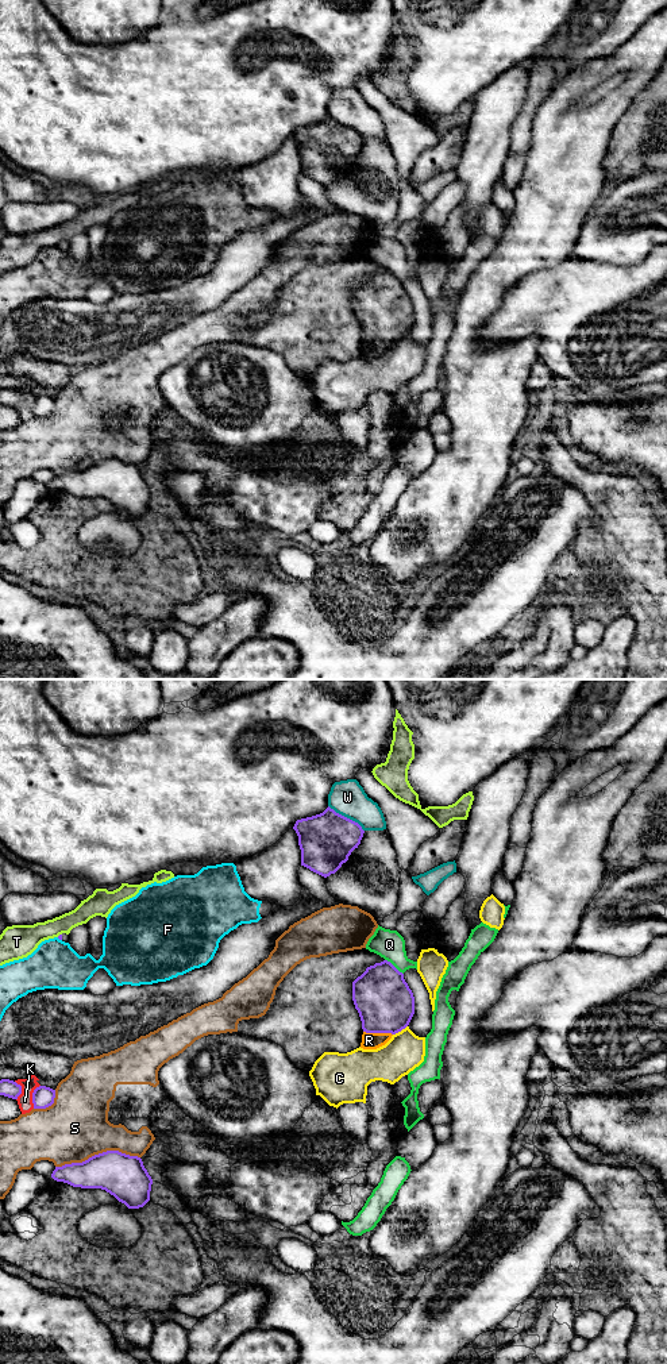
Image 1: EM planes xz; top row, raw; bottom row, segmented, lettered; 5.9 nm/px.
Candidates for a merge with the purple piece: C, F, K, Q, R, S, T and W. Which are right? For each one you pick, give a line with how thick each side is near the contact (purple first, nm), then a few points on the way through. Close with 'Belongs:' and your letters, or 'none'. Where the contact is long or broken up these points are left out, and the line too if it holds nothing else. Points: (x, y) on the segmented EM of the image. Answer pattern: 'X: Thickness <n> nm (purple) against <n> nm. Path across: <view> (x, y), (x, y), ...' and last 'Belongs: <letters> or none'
R: Thickness 340 nm (purple) against 100 nm
Belongs: R

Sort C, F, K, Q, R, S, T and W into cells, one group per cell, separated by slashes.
C / F / K / Q / R / S / T / W

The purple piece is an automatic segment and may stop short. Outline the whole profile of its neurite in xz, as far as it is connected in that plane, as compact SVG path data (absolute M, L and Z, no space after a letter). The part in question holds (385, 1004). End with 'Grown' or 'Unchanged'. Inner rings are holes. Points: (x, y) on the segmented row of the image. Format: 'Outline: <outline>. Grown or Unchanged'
Outline: M383 960L352 982L352 1001L362 1021L363 1049L385 1045L405 1029L415 1014L415 997L404 974Z. Grown

